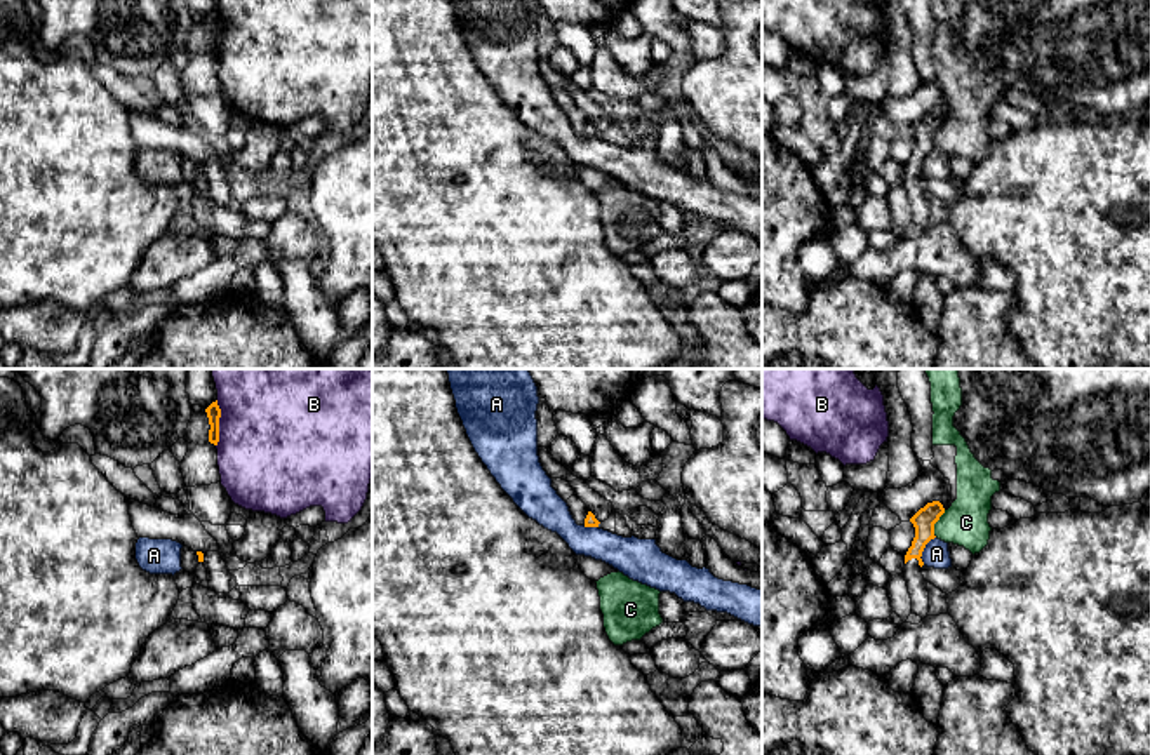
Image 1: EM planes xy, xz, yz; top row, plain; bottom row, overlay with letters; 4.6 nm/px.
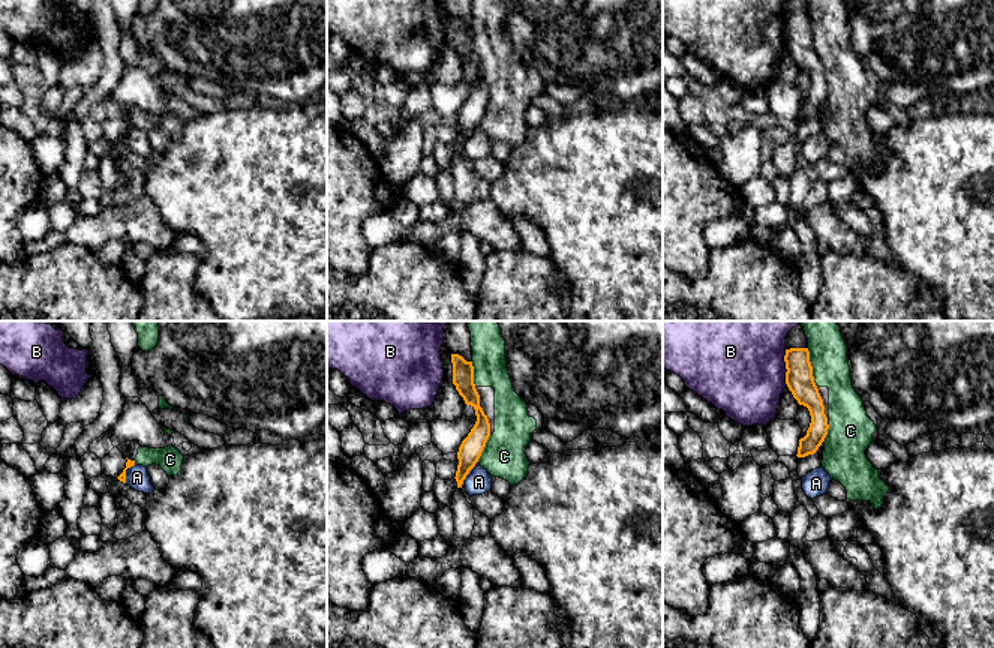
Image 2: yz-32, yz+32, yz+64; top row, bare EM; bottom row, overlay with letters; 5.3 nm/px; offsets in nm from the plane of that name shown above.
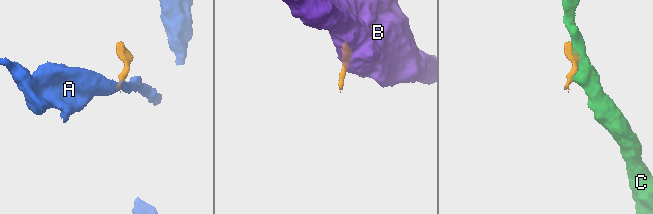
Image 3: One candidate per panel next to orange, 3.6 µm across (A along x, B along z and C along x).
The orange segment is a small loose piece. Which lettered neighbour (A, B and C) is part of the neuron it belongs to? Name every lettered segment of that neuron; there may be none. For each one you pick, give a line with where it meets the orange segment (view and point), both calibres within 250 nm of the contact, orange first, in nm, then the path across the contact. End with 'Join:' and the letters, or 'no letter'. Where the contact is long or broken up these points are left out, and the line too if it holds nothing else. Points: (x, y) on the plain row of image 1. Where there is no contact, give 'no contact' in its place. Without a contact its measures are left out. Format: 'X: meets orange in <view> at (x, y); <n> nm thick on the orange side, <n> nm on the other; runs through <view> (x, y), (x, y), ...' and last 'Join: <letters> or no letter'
Join: no letter

